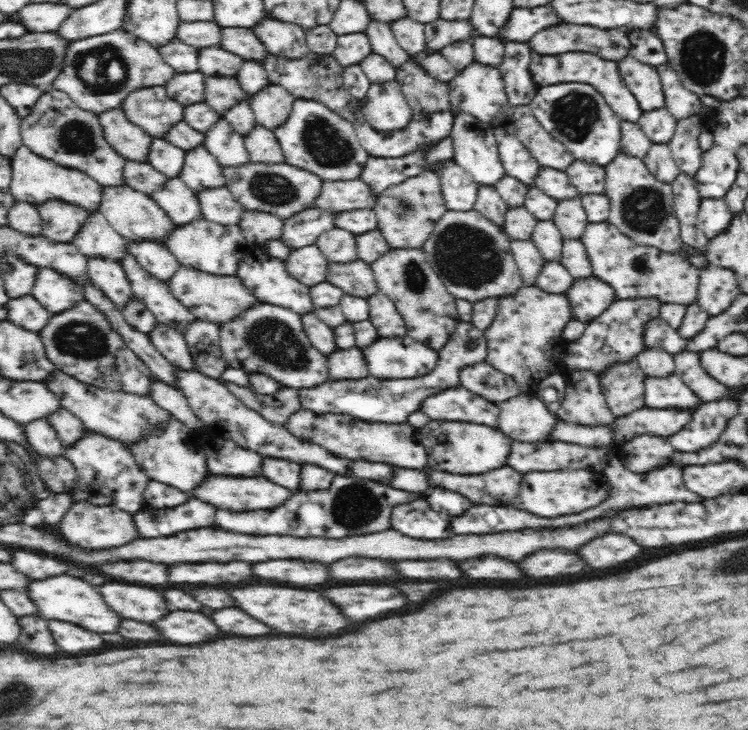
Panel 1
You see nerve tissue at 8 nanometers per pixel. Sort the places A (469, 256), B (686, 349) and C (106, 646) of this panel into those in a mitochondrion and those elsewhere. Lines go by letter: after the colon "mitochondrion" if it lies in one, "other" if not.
A: mitochondrion
B: other
C: other

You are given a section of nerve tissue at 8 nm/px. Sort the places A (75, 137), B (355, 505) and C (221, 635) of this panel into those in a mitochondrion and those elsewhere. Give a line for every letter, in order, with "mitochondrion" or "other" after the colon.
A: mitochondrion
B: mitochondrion
C: other

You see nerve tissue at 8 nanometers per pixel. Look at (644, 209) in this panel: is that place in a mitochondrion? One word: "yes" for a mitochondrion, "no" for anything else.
yes

